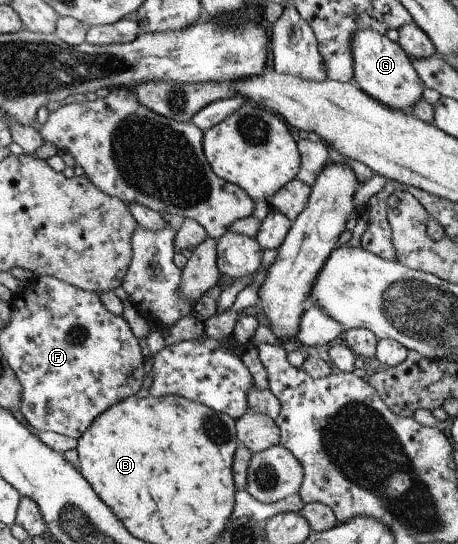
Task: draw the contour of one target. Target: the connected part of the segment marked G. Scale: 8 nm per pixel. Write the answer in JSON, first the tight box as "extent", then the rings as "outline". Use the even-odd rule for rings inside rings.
{"extent":[352,29,424,112],"outline":[[[375,29],[358,31],[352,39],[352,58],[354,61],[354,80],[358,88],[377,103],[394,111],[412,112],[412,106],[422,98],[424,86],[414,68],[410,56],[397,43]]]}

